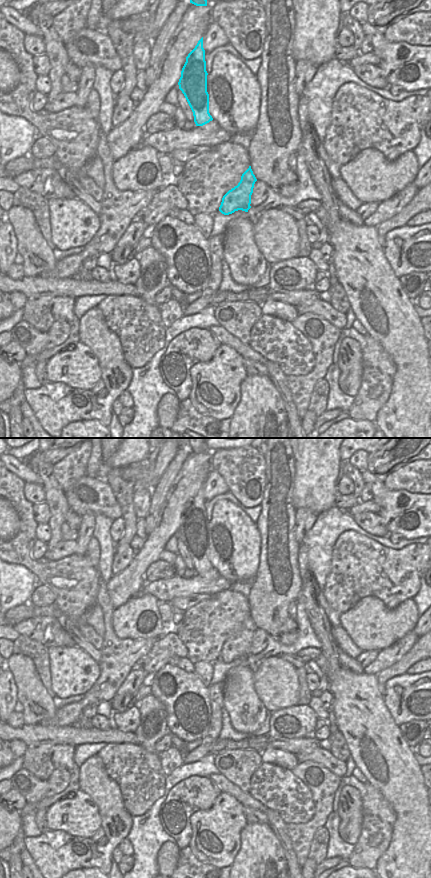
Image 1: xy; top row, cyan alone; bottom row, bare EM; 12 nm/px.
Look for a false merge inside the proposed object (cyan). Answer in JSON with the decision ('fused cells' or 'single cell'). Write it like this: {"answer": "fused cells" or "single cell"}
{"answer": "single cell"}

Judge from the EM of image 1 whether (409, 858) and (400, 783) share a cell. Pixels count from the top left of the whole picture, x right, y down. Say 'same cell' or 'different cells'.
same cell

